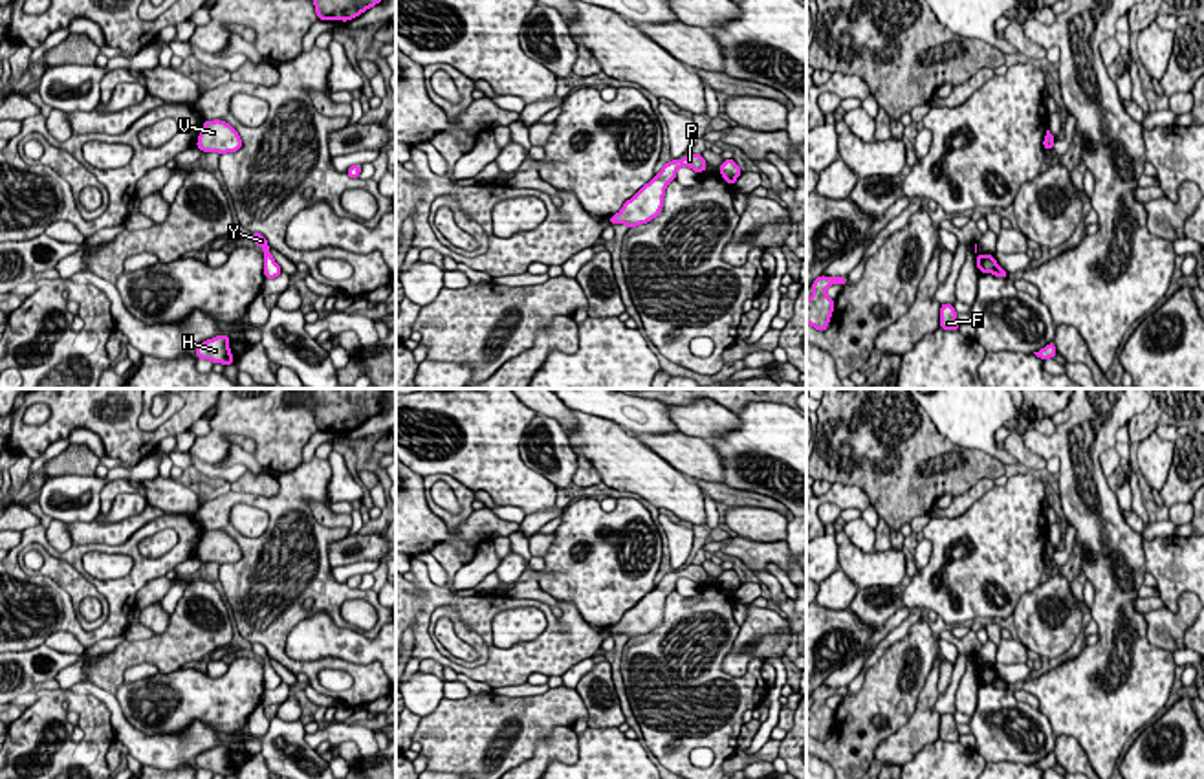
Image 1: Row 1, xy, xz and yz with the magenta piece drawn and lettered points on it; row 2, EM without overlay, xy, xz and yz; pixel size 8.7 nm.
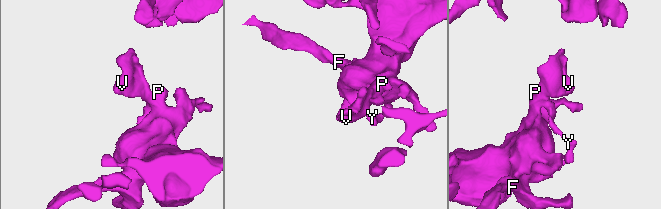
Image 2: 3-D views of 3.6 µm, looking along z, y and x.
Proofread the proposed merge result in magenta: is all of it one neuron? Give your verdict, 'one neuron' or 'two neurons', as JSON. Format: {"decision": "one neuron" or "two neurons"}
{"decision": "one neuron"}

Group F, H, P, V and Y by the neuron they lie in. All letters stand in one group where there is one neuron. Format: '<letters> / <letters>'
F H P V Y

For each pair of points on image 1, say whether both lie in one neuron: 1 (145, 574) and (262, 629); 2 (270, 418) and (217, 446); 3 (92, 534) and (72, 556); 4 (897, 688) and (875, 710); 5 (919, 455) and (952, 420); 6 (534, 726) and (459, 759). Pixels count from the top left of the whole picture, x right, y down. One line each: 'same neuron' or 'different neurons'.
1: different neurons
2: same neuron
3: different neurons
4: same neuron
5: different neurons
6: same neuron

